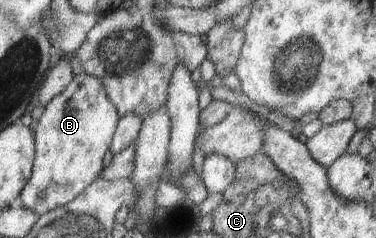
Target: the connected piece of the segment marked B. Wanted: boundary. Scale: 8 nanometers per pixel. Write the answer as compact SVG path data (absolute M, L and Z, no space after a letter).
M74 75L66 90L45 106L34 131L36 156L17 205L42 216L72 202L101 175L104 154L110 149L120 114L96 76Z

